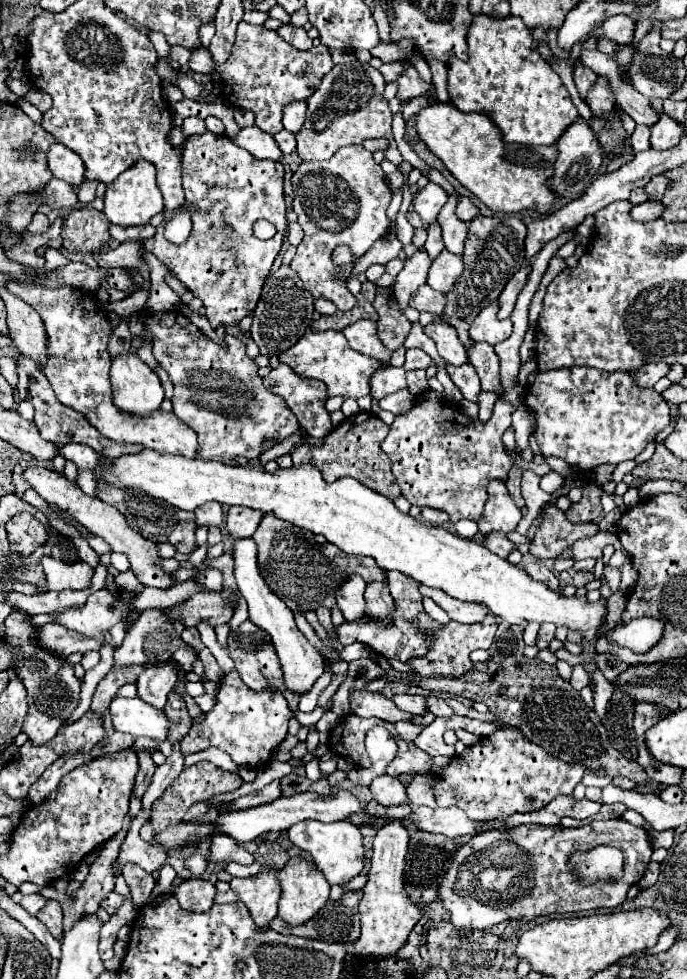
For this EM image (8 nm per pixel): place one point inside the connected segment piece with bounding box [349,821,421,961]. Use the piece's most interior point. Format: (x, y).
(387, 914)

